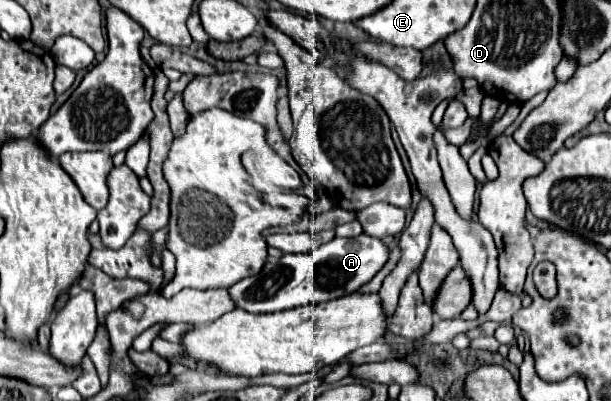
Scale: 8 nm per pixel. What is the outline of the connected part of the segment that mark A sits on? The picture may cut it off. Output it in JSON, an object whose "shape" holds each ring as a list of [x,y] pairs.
{"shape":[[[359,235],[353,239],[335,237],[331,243],[321,245],[315,253],[293,255],[285,253],[277,261],[267,261],[261,273],[241,279],[237,285],[231,285],[229,297],[235,307],[245,309],[249,313],[277,313],[309,303],[331,301],[349,293],[355,293],[361,285],[369,283],[373,275],[385,265],[389,257],[389,249],[381,243],[381,239]]]}

